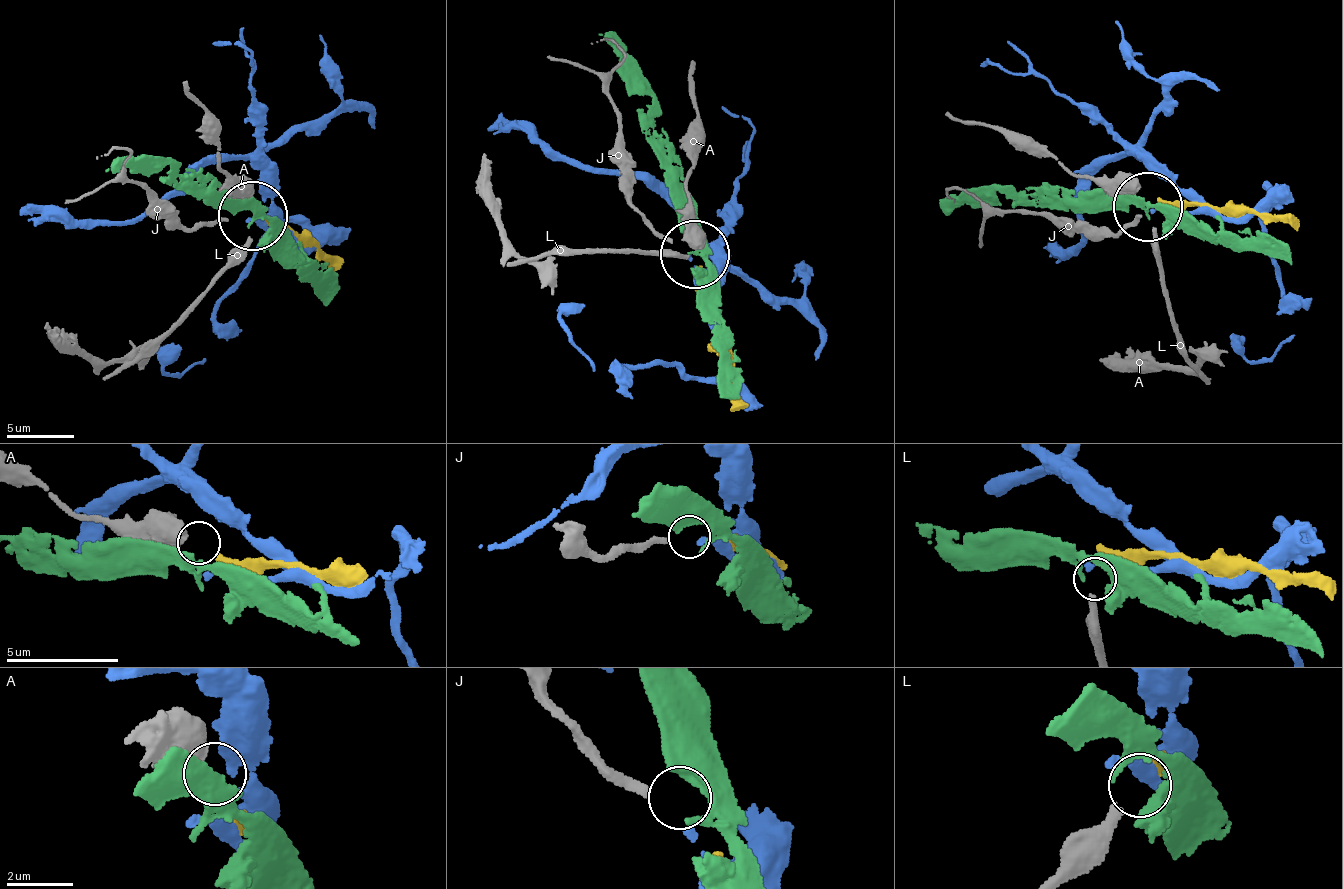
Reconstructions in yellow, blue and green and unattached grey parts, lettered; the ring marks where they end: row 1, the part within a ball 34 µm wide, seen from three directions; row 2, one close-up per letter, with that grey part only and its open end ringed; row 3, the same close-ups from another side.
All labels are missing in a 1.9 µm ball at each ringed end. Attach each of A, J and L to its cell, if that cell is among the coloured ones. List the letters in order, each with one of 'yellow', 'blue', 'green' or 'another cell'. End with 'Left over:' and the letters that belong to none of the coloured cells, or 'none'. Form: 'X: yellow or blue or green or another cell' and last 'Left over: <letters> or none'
A: yellow
J: blue
L: another cell
Left over: L

